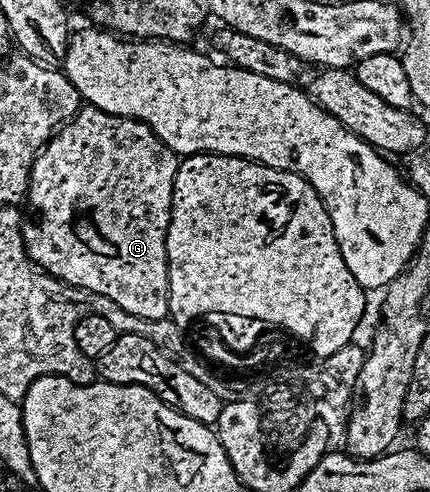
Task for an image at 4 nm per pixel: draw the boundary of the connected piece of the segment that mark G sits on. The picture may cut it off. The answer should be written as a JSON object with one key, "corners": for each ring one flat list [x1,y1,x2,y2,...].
{"corners":[[83,107,66,123,59,126,54,137,39,151,34,163,31,164,31,179,27,182,27,218,21,221,23,248,28,257,44,274,52,273,79,289,88,289,96,293,97,298,112,301,118,308,129,315,140,317,145,321,161,321,168,316,167,312,167,228,171,214,171,196,173,195,173,179,177,168,176,154,165,149,159,137,148,125,135,121,132,117,115,117,111,113,103,113,100,109]]}

